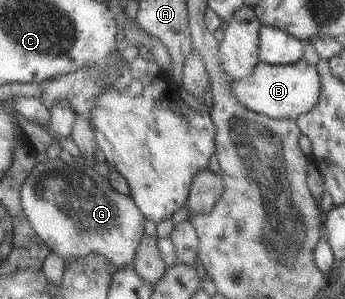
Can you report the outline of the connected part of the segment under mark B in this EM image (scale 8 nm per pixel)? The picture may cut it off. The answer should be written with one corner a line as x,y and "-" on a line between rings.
304,59
286,65
272,65
261,60
252,76
233,80
230,90
254,112
277,119
299,119
318,105
318,99
322,97
322,82
317,66
308,64

